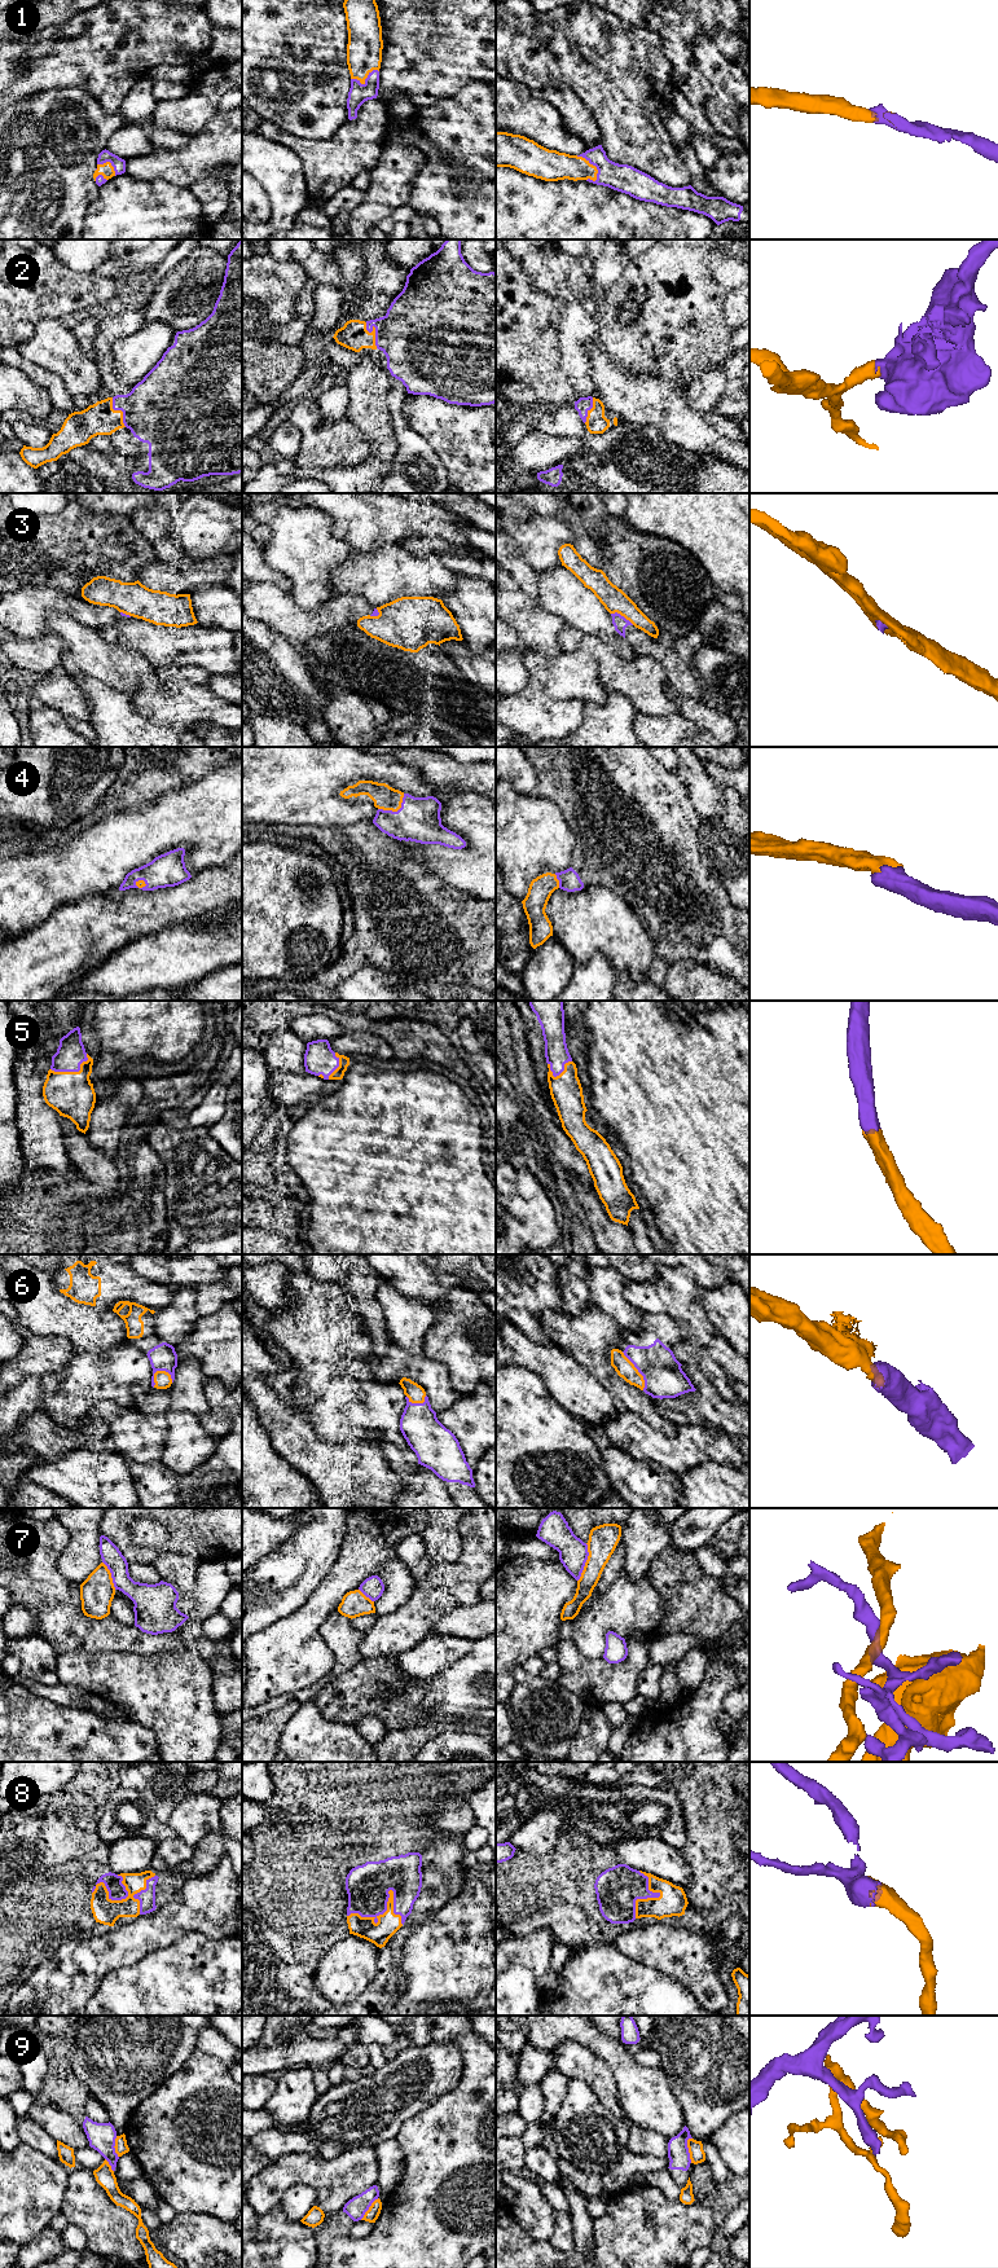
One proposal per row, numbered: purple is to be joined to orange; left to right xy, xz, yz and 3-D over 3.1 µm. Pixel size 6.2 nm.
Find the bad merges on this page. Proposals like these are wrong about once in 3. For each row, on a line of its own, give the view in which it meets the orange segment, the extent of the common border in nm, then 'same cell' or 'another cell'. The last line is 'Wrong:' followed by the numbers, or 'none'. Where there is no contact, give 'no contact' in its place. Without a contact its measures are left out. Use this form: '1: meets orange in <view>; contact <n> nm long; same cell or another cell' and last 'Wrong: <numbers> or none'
1: meets orange in yz; contact 200 nm long; same cell
2: meets orange in xz; contact 180 nm long; same cell
3: meets orange in yz; contact 160 nm long; same cell
4: meets orange in xz; contact 190 nm long; same cell
5: meets orange in xy; contact 260 nm long; same cell
6: meets orange in yz; contact 280 nm long; same cell
7: meets orange in yz; contact 240 nm long; another cell
8: meets orange in xz; contact 360 nm long; same cell
9: meets orange in yz; contact 160 nm long; another cell
Wrong: 7, 9

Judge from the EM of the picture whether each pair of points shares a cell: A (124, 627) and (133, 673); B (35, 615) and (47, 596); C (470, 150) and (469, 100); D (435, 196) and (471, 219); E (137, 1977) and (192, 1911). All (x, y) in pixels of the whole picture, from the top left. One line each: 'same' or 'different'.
A: different
B: same
C: same
D: same
E: different

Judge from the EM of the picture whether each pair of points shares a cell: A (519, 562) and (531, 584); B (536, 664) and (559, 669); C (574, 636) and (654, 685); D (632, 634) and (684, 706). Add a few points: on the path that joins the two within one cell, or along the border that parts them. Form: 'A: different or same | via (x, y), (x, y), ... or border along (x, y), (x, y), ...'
A: same | via (519, 567), (527, 579)
B: same | via (541, 667), (554, 669)
C: same | via (592, 646), (624, 676), (633, 677)
D: different | border along (668, 681), (678, 693), (694, 699)

